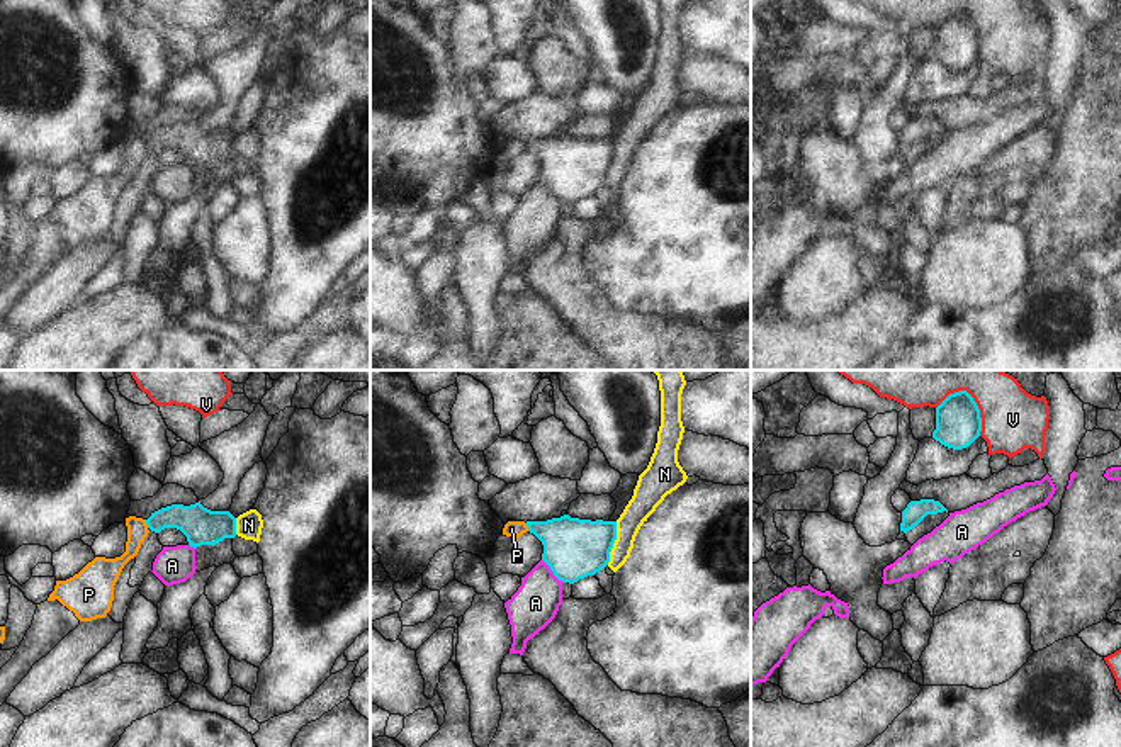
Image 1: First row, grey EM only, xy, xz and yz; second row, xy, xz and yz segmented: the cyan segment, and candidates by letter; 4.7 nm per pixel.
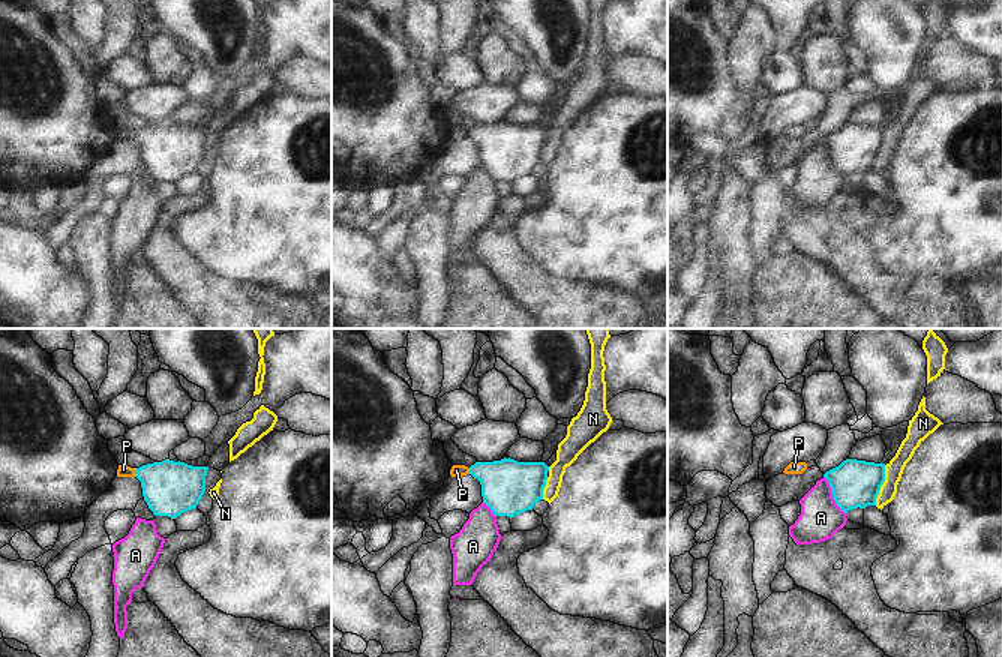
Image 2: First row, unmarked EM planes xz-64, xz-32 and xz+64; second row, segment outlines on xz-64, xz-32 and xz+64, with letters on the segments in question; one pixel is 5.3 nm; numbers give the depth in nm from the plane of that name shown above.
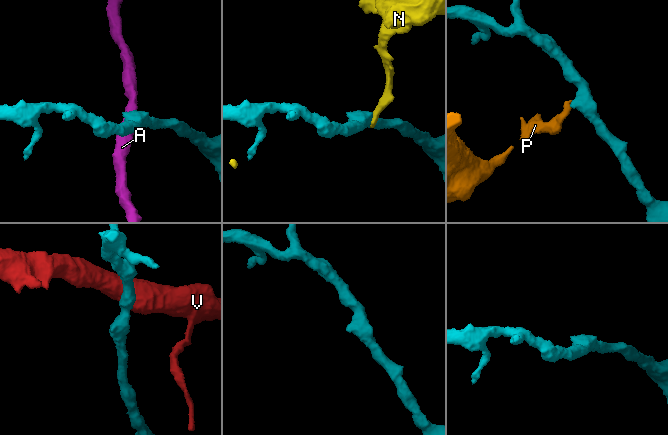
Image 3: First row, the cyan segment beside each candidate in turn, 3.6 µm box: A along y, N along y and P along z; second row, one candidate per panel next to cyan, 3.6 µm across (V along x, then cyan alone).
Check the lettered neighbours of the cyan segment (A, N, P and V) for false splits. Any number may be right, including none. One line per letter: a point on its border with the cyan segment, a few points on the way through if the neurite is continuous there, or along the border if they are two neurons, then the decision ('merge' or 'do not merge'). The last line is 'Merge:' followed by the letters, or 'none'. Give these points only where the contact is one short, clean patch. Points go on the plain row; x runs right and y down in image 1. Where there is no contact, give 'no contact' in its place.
A: meets cyan in xz at (551, 189); border along xz (542, 179), (563, 201); do not merge
N: meets cyan in xz at (614, 162); do not merge
P: meets cyan in xy at (146, 143); border along xy (145, 140), (148, 146); do not merge
V: meets cyan in yz at (972, 19); do not merge
Merge: none

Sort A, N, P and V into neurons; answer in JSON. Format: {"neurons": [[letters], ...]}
{"neurons": [["A"], ["N"], ["P"], ["V"]]}

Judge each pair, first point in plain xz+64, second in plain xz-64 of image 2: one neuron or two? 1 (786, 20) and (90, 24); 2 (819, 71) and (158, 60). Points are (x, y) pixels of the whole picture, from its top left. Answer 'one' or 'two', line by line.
1: two
2: one

